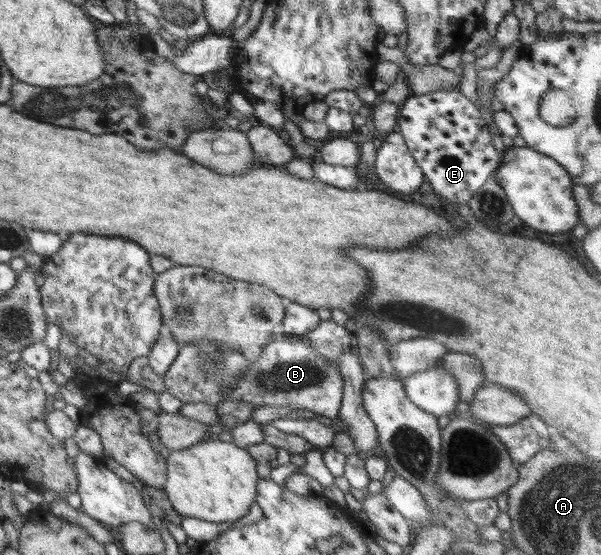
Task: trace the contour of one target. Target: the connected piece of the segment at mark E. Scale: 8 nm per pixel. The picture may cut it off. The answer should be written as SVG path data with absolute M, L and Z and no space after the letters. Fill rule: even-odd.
M438 90L437 92L407 98L400 107L398 129L405 136L406 145L411 153L411 156L413 156L417 166L419 166L419 168L421 168L423 171L425 178L429 180L431 188L433 188L435 194L438 194L443 201L449 200L451 204L468 204L468 202L471 200L471 197L486 183L486 180L500 165L500 156L497 154L495 146L491 143L491 132L485 123L485 119L481 117L479 109L477 109L477 107L471 101L469 101L469 99L467 99L467 97L465 97L460 90Z

